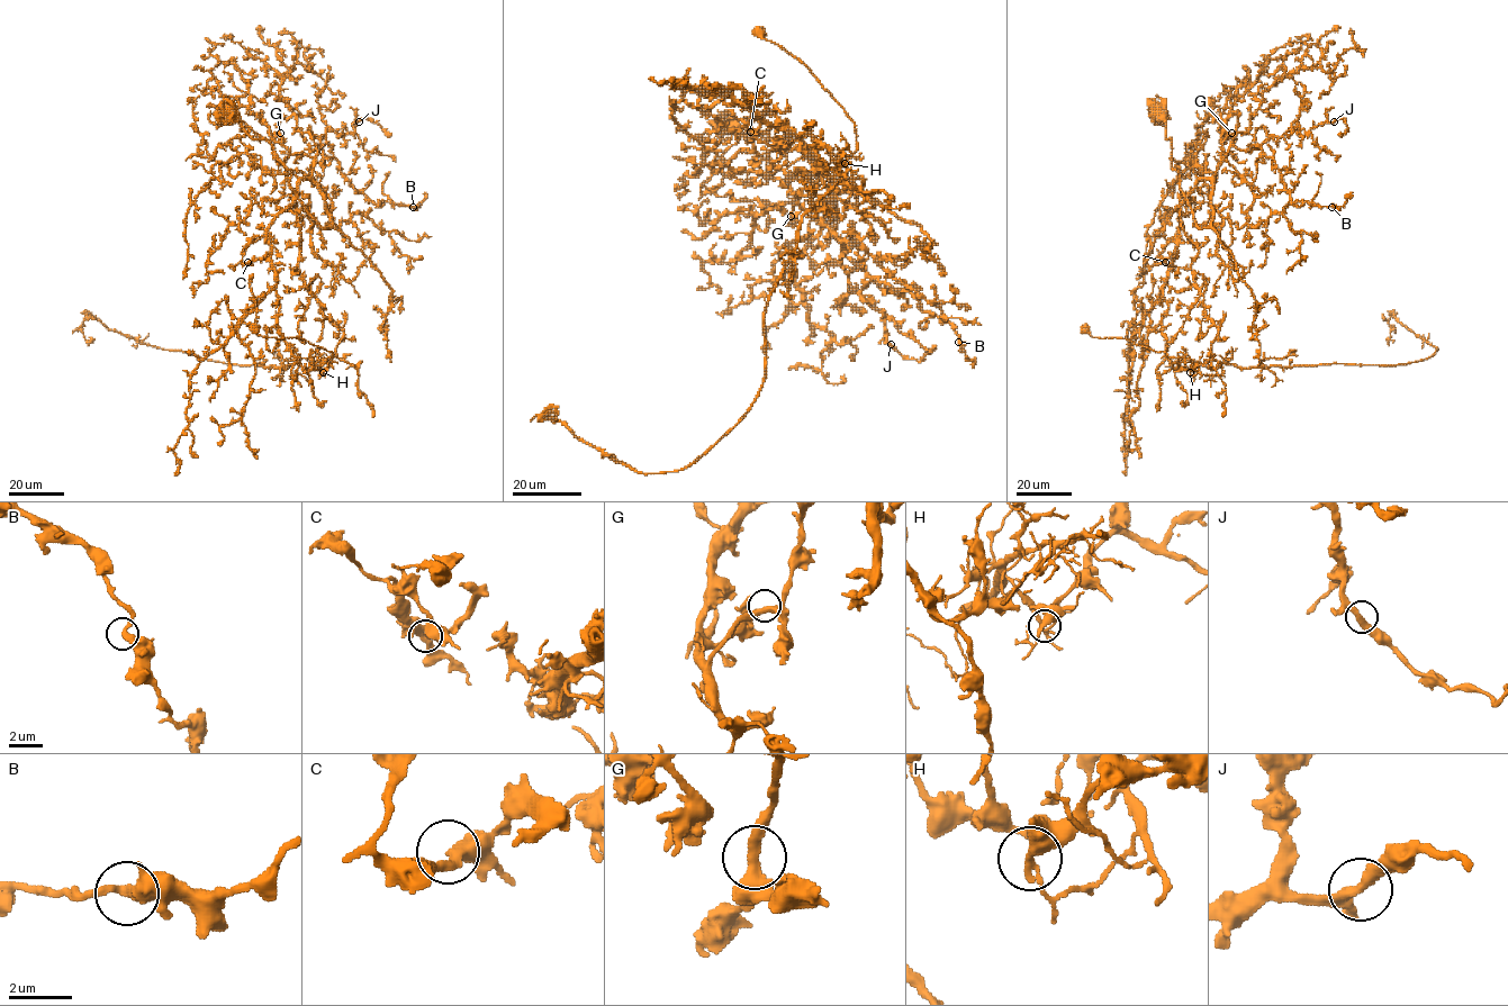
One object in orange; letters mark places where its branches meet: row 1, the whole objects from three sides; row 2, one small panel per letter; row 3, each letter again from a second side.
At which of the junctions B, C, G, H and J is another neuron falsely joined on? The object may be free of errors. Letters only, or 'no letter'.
H

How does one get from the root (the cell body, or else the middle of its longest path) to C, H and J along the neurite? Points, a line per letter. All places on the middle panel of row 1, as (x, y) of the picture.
C: (728, 126), (733, 121), (743, 133), (798, 141), (811, 157), (797, 148), (774, 150), (742, 119), (750, 132)
H: (728, 126), (798, 141), (811, 157), (804, 153), (815, 154), (815, 173), (813, 165), (870, 198), (845, 163)
J: (728, 126), (733, 121), (743, 133), (804, 146), (833, 197), (848, 288), (884, 314), (891, 344)

